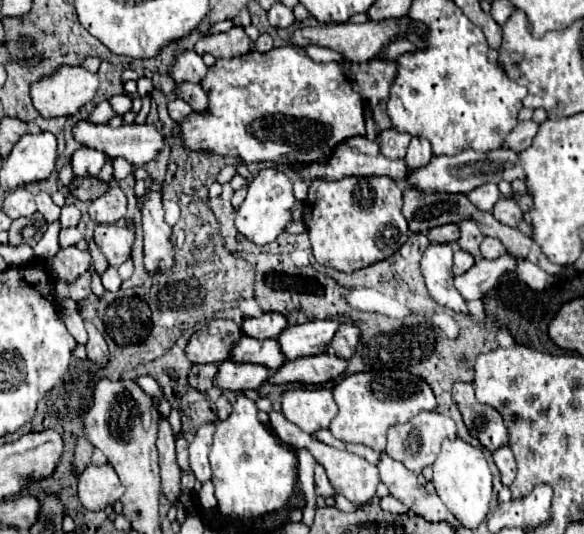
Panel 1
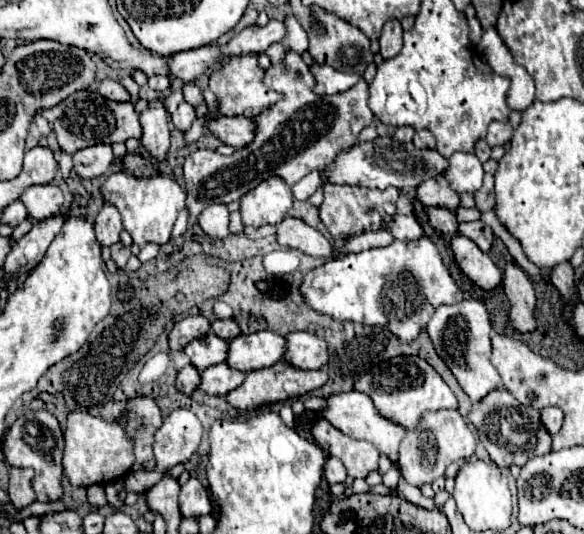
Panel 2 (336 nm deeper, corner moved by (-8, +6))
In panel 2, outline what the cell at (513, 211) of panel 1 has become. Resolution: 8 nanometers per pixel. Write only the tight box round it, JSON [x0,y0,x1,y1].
[474,173,496,211]

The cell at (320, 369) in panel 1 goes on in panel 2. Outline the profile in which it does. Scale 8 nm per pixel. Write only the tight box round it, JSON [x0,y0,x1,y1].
[226,361,328,411]

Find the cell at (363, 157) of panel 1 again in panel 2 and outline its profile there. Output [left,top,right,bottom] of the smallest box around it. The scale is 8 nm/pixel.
[206,117,254,149]

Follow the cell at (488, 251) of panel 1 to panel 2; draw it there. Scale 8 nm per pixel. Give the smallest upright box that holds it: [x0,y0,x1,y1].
[458,221,494,253]

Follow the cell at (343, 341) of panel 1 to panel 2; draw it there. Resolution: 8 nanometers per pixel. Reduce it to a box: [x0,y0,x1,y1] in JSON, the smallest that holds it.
[282,333,328,369]

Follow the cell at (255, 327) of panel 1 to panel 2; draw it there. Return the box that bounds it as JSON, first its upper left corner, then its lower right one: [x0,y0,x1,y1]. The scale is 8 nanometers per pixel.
[210,319,240,341]

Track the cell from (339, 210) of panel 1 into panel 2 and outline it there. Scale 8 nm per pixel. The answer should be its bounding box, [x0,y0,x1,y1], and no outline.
[320,185,398,237]

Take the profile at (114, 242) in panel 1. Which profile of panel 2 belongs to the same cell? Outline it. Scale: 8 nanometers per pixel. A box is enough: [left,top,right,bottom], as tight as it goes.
[110,243,132,269]

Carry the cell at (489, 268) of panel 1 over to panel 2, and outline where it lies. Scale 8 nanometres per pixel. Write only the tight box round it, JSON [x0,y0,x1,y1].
[300,235,464,341]

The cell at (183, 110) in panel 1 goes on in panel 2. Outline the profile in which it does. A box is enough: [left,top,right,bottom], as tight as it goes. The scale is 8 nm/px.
[172,101,196,131]

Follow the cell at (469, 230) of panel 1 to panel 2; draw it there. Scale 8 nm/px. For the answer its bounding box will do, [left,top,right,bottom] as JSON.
[416,175,460,211]

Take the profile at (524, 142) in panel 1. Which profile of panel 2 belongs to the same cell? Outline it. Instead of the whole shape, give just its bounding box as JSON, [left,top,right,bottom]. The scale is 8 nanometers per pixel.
[486,121,514,147]

